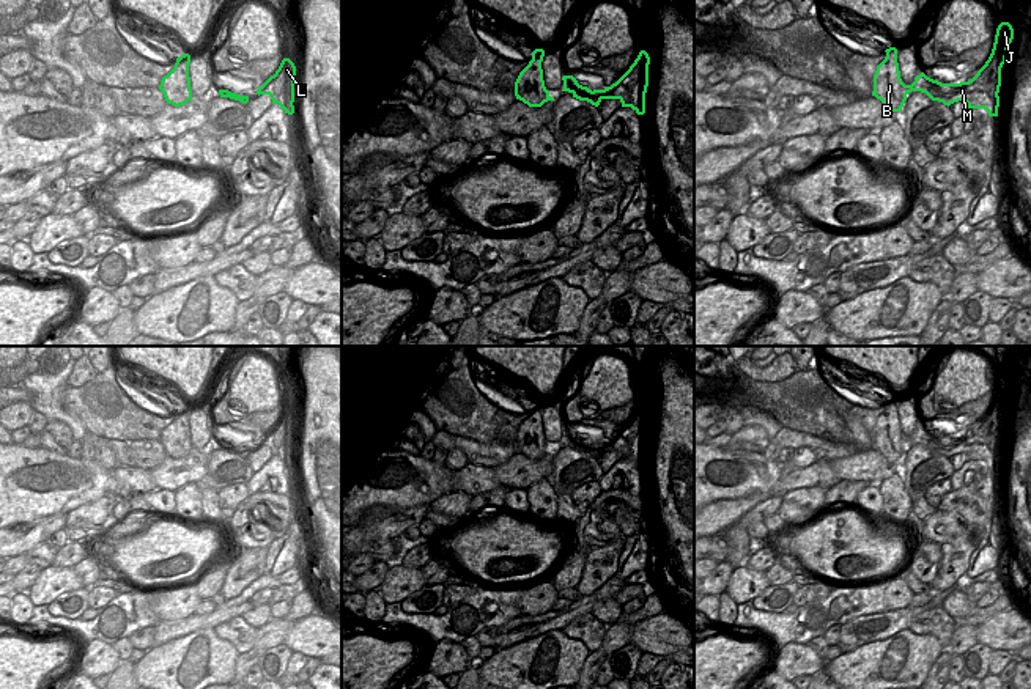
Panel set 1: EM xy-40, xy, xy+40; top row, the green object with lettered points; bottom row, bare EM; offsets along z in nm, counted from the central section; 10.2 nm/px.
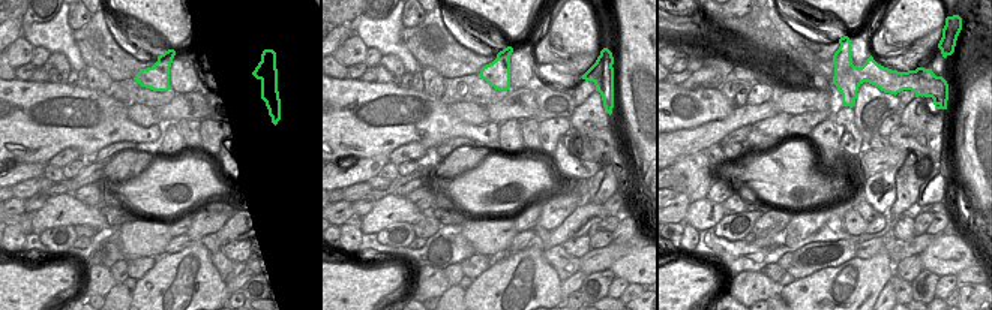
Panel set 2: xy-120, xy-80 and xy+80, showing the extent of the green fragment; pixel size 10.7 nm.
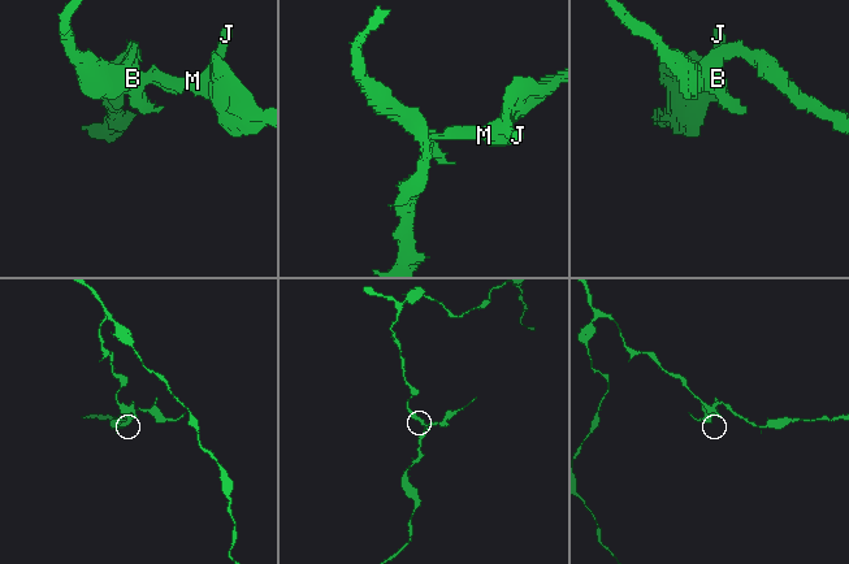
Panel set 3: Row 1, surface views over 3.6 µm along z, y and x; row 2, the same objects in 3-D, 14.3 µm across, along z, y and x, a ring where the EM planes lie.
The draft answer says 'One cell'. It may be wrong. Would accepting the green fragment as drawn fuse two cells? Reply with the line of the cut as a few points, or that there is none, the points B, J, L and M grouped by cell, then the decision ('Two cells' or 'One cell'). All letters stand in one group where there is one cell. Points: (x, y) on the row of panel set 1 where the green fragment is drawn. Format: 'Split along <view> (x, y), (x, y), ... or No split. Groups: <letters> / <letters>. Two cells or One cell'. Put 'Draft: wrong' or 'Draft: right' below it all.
Split along xy+40 (935, 81), (932, 90), (921, 92). Groups: B / J L M. Two cells
Draft: wrong

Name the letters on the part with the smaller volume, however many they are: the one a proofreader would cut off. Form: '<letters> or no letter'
J, L, M

